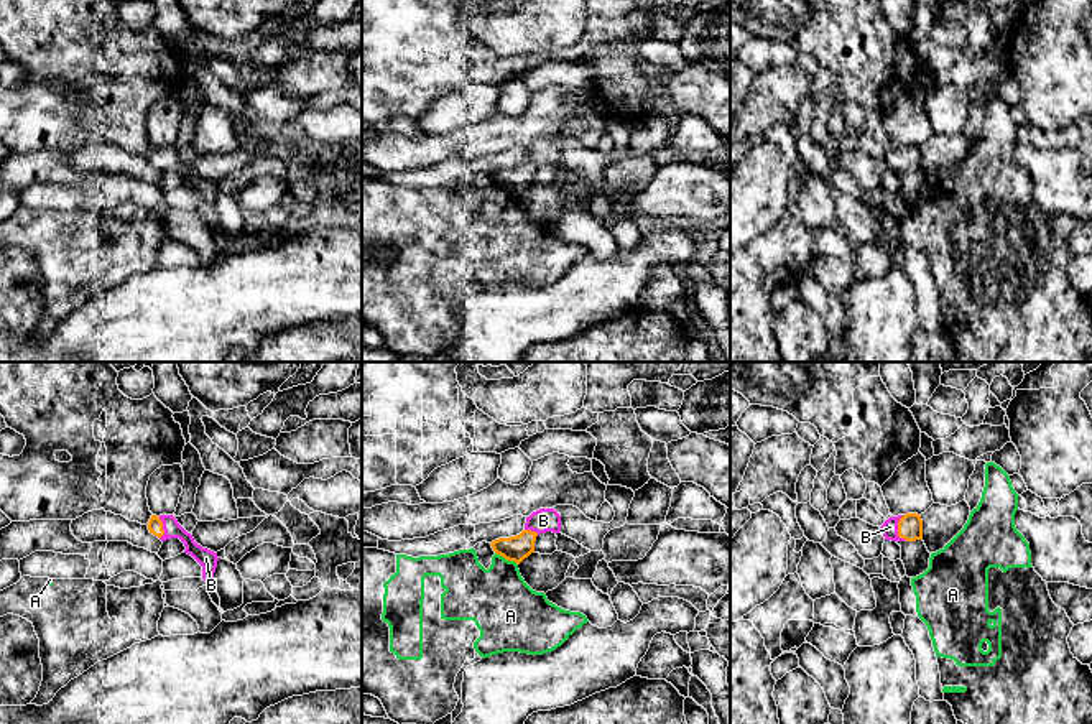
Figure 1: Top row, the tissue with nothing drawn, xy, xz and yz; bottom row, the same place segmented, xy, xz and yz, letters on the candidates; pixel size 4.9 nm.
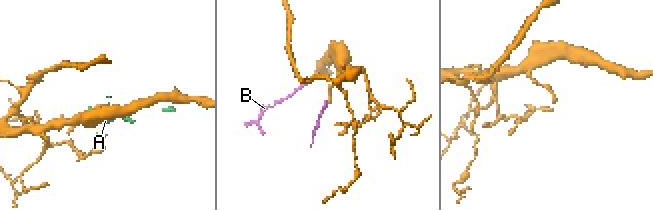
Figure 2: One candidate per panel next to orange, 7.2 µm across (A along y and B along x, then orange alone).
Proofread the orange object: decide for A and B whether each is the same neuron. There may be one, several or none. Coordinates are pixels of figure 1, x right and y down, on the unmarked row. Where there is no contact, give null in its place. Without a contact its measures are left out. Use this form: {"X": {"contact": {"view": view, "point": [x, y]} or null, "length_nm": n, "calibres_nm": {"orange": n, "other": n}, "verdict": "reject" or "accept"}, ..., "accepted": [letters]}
{"A": {"contact": {"view": "xz", "point": [507, 190]}, "length_nm": 130, "calibres_nm": {"orange": 130, "other": 320}, "verdict": "reject"}, "B": {"contact": {"view": "yz", "point": [898, 162]}, "length_nm": 130, "calibres_nm": {"orange": 130, "other": 80}, "verdict": "accept"}, "accepted": ["B"]}

